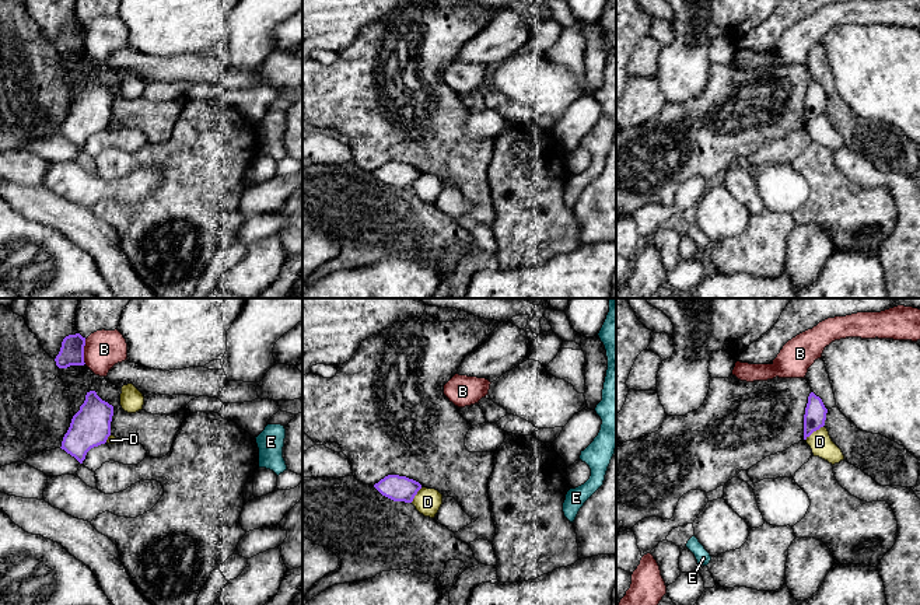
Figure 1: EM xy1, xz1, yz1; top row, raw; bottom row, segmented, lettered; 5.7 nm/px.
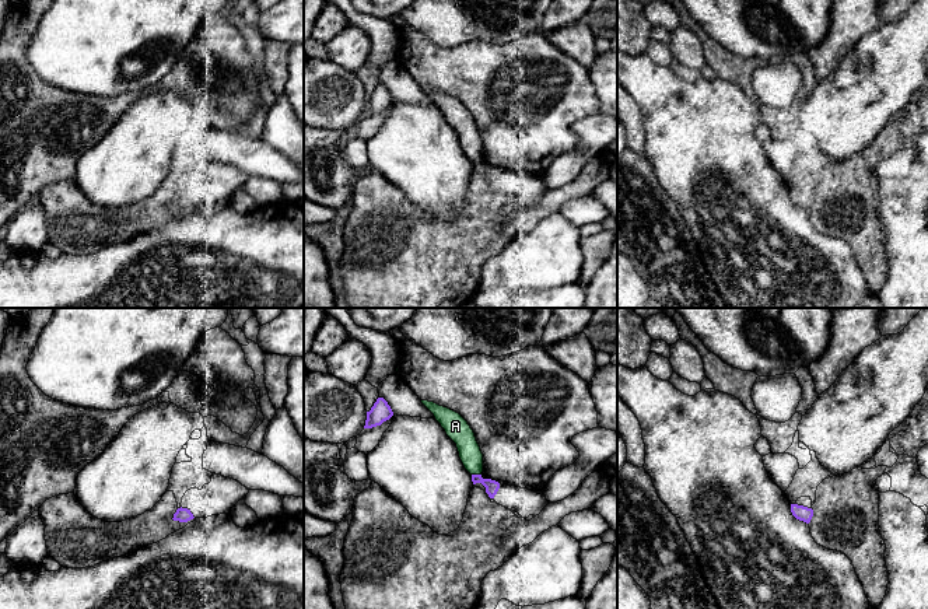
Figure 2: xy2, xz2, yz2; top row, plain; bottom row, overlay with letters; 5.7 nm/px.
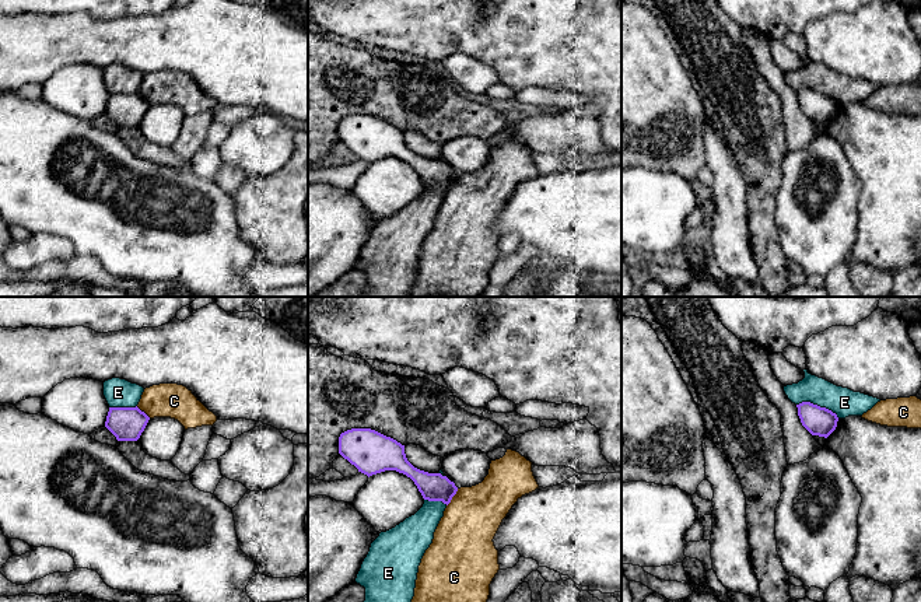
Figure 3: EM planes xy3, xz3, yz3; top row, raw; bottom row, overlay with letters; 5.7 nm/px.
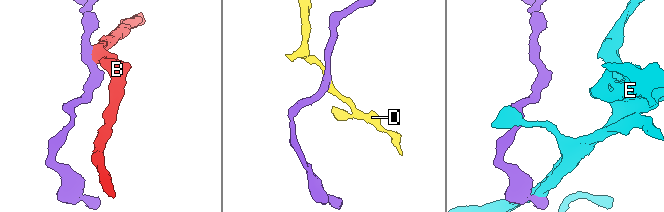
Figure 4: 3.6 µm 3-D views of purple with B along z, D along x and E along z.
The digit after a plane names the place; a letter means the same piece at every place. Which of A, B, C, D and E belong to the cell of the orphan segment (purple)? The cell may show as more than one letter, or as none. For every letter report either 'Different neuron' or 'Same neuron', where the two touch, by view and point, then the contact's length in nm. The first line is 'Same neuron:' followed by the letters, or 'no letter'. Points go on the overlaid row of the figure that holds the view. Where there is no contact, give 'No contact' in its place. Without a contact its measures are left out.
Same neuron: no letter
A: Different neuron. Touches purple at xz2 (476, 475). Shared border 60 nm
B: Different neuron. Touches purple at xy1 (83, 352). Shared border 140 nm
C: Different neuron. Touches purple at xz3 (452, 496). Shared border 120 nm
D: Different neuron. Touches purple at yz1 (814, 430). Shared border 140 nm
E: Different neuron. Touches purple at yz3 (816, 405). Shared border 260 nm

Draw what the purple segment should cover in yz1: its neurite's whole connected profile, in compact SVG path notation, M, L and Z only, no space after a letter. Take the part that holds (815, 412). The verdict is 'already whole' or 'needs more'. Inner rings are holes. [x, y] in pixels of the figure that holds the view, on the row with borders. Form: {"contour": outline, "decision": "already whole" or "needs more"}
{"contour": "M811 392L804 415L804 440L825 426L826 413L828 409L825 408L822 399Z", "decision": "already whole"}

